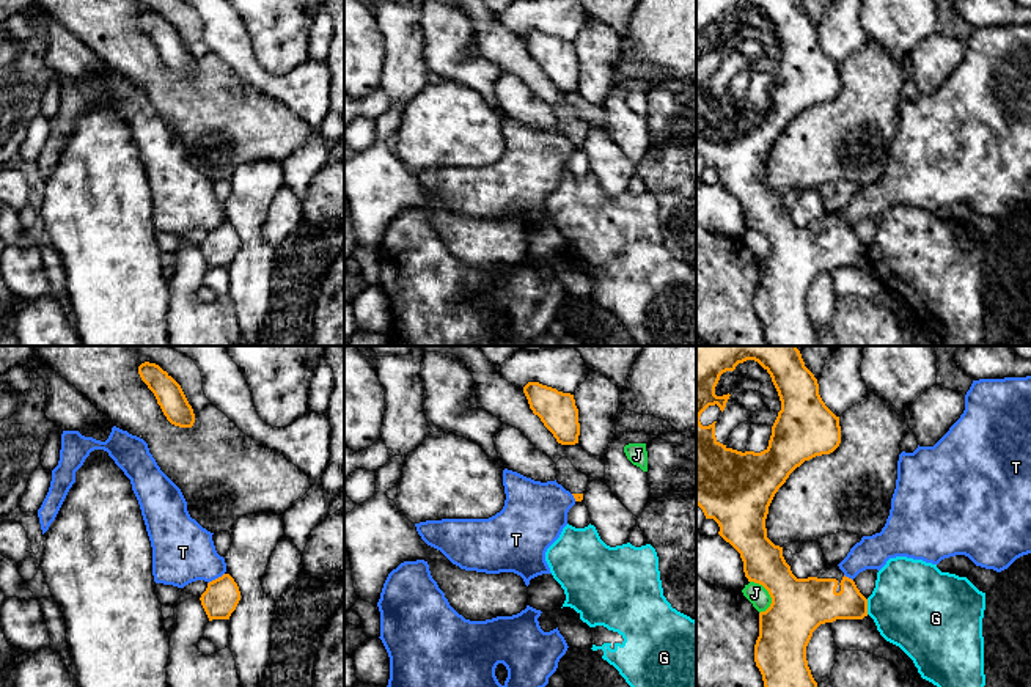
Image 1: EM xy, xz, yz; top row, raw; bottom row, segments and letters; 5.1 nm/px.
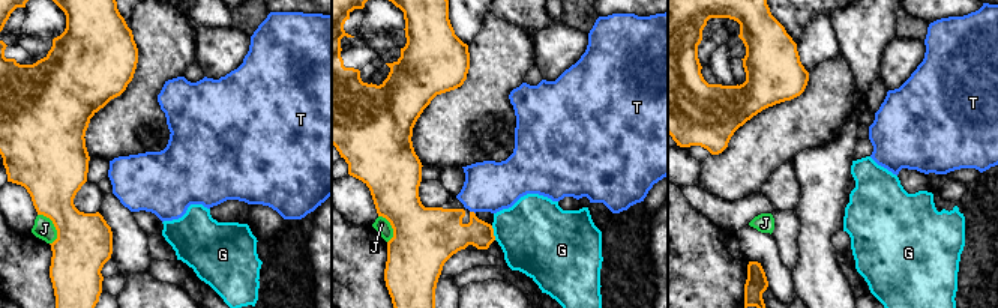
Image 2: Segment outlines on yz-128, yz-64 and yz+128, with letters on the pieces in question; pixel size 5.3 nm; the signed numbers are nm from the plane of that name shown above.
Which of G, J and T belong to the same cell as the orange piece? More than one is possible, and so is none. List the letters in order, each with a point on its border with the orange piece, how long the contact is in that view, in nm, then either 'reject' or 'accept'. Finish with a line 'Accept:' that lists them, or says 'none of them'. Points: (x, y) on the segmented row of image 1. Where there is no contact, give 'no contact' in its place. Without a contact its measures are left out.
G: contact yz (866, 607); length 80 nm; reject
J: contact yz (769, 593); length 180 nm; reject
T: contact xy (216, 579); length 110 nm; reject
Accept: none of them

